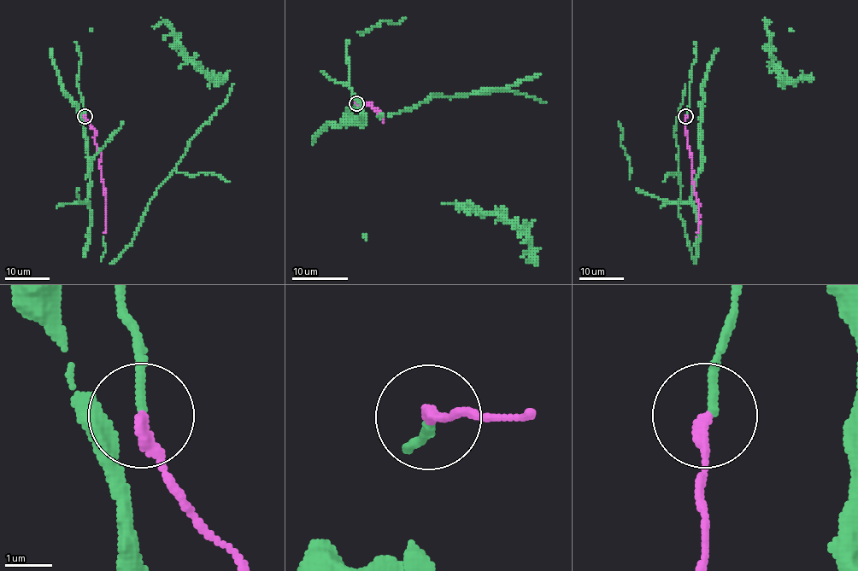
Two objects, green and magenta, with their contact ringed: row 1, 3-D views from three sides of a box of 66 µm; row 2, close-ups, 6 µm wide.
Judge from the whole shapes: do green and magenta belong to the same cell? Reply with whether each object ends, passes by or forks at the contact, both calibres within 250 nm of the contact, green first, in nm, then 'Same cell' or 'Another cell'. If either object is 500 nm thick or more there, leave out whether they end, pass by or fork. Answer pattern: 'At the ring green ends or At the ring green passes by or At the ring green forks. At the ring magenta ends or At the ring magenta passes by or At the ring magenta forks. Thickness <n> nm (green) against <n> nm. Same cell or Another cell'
At the ring green ends. At the ring magenta ends. Thickness 180 nm (green) against 240 nm. Same cell

